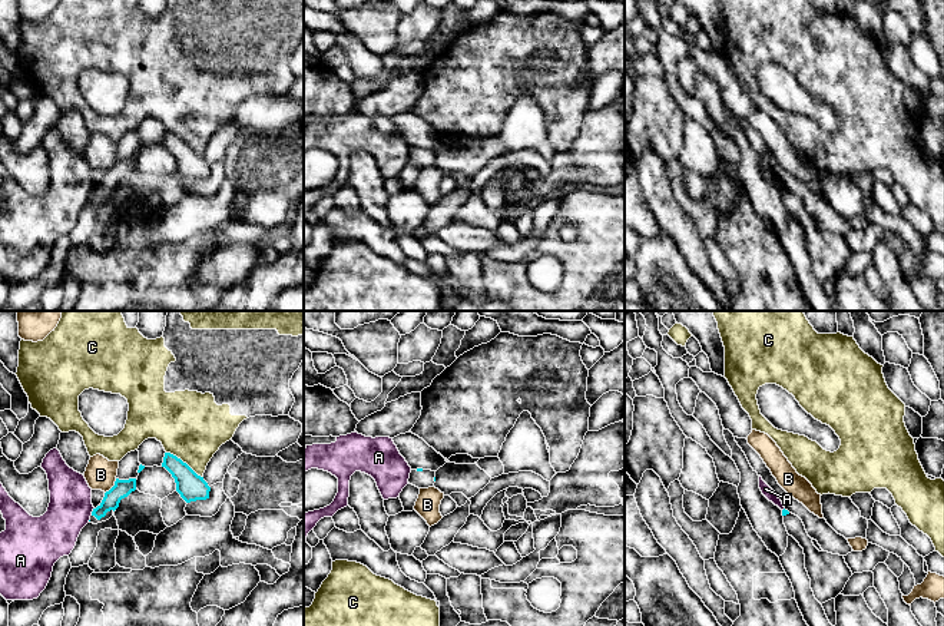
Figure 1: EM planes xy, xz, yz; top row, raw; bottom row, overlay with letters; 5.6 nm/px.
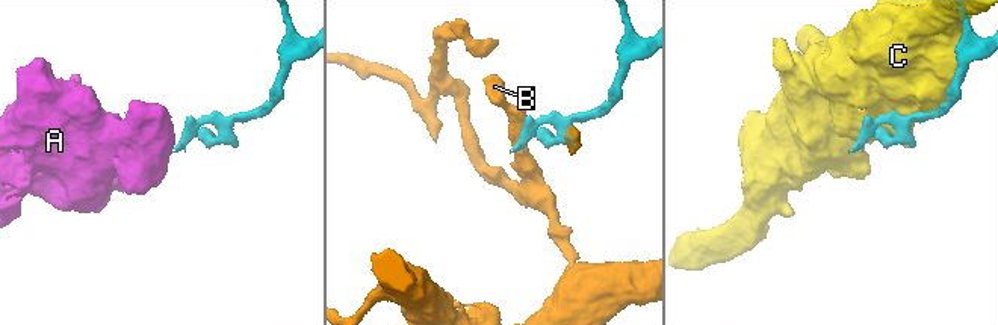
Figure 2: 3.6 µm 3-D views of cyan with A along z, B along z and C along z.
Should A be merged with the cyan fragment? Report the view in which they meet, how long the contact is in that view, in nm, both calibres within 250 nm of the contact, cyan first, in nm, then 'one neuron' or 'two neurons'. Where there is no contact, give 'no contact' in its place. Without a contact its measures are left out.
xy | 50 nm | 100/260 nm | two neurons

